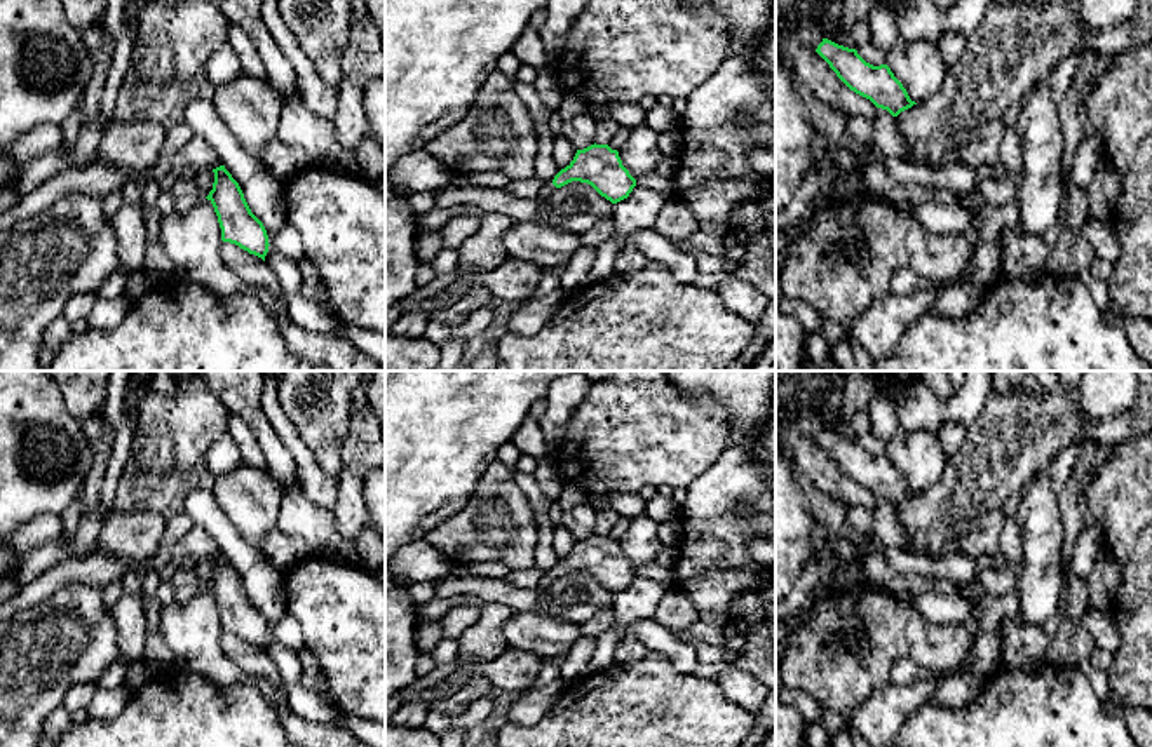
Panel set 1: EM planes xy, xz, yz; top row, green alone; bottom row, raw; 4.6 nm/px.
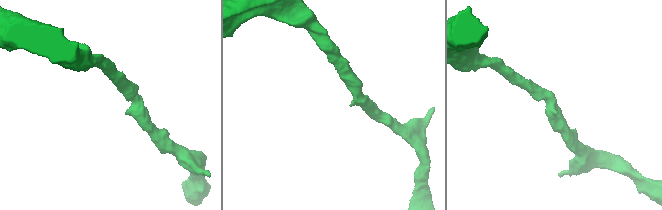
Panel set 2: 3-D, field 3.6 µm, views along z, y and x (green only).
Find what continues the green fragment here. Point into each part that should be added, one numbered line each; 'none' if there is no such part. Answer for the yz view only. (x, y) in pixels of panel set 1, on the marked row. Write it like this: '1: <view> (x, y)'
none

